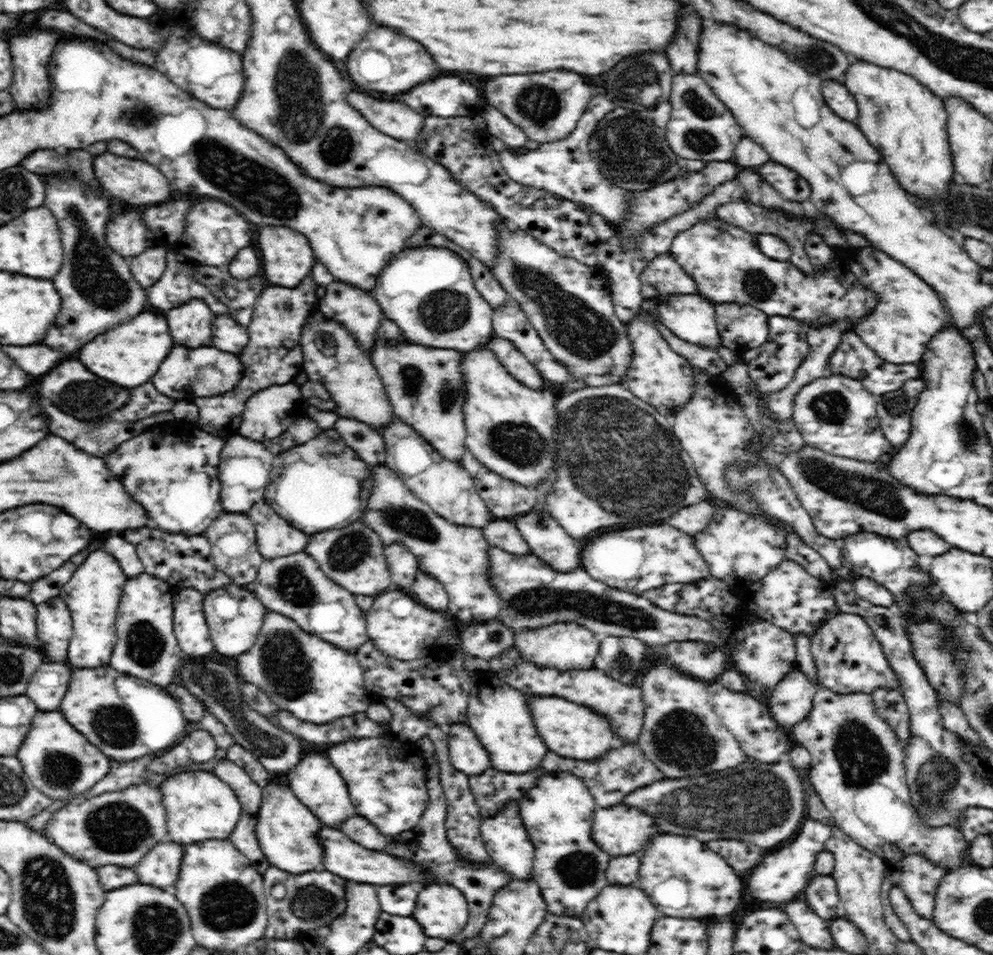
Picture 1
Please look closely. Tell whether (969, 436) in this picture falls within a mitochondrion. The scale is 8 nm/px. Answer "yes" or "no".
yes

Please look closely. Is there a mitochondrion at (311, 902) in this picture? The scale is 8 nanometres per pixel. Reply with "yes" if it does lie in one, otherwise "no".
yes

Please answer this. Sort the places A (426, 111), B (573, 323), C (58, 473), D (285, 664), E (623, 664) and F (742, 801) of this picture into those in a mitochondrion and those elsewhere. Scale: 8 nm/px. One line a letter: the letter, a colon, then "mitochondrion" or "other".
A: other
B: mitochondrion
C: mitochondrion
D: mitochondrion
E: mitochondrion
F: mitochondrion

